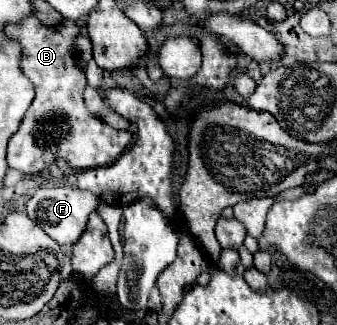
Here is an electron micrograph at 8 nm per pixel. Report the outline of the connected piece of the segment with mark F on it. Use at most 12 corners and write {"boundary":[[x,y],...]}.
{"boundary":[[41,187],[27,215],[59,245],[75,245],[99,199]]}

